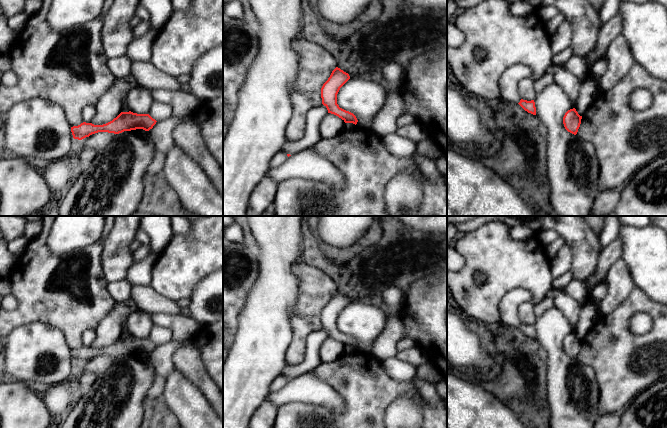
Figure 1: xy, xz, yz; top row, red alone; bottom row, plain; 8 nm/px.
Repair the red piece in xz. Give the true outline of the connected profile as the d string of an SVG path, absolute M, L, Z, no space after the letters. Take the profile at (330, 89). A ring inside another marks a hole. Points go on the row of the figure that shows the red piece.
M336 67L321 88L321 98L322 104L327 108L328 113L338 116L345 123L353 123L356 125L358 122L356 116L340 108L337 104L337 94L349 79L350 76L348 73Z

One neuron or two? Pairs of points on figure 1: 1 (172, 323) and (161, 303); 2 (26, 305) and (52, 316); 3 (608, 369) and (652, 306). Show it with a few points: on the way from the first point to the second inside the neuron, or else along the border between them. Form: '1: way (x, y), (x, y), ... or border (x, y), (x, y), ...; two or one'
1: border (152, 313), (177, 313), (181, 315); two
2: way (32, 305), (41, 305), (46, 310); one
3: way (610, 349), (610, 333), (615, 325), (632, 308); one

